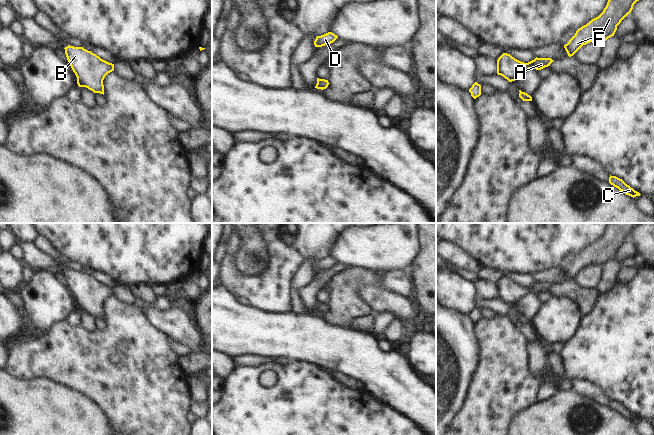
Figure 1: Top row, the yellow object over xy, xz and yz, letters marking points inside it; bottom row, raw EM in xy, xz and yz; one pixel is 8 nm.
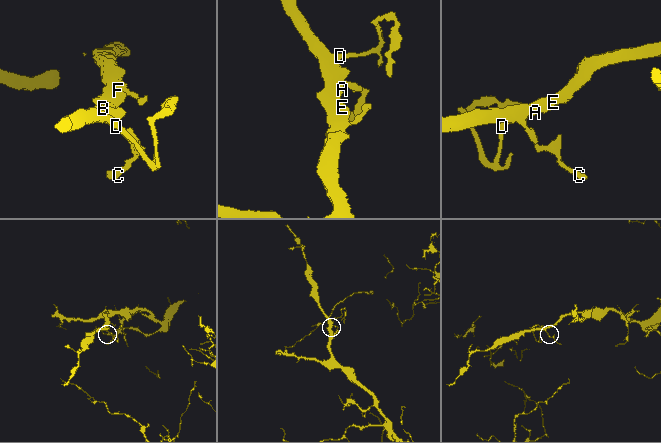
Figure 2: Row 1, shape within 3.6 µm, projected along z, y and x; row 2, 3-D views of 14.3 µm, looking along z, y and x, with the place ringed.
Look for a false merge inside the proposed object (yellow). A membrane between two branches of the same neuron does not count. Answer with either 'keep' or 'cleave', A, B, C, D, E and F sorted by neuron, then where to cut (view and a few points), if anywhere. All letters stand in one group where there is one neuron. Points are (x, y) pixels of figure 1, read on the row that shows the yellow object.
keep; groups A B C D E F; cut none

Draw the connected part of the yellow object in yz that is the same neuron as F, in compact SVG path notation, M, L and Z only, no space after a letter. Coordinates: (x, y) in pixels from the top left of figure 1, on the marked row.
M608 0L603 12L579 28L564 45L568 56L573 56L583 45L592 41L604 43L614 36L617 26L631 13L637 1L639 0Z

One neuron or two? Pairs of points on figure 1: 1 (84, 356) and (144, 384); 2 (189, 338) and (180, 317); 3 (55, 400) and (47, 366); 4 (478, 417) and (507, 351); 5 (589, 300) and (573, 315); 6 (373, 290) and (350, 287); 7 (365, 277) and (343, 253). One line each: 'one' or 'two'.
1: one
2: one
3: two
4: one
5: two
6: two
7: two

